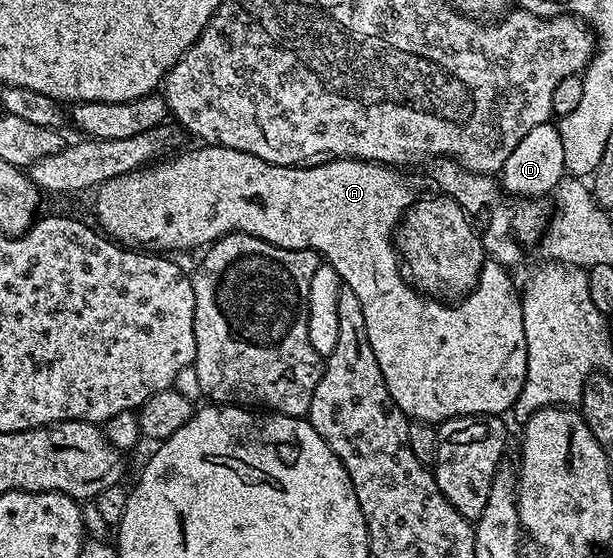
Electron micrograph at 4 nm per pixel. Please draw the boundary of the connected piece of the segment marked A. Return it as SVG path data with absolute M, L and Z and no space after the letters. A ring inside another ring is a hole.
M222 144L210 146L199 146L192 152L180 151L176 160L168 164L156 163L154 166L143 166L138 170L129 173L128 176L118 176L112 180L106 180L94 189L95 216L99 219L98 227L110 239L123 246L138 246L143 250L167 250L163 248L199 248L210 246L216 240L229 232L244 232L250 236L261 238L273 246L281 246L289 250L305 250L312 248L318 252L326 263L337 270L337 274L343 279L344 285L361 302L361 310L365 313L365 330L369 338L369 346L373 346L373 354L377 354L377 366L381 366L381 374L385 378L385 386L397 402L397 406L405 415L408 421L424 420L426 424L436 426L444 420L452 420L458 416L499 416L503 412L510 413L517 402L517 394L521 394L521 386L525 386L525 370L527 369L527 351L525 350L525 322L523 321L523 301L520 289L515 288L511 281L512 273L504 268L502 264L487 262L480 272L479 282L467 295L458 302L440 302L422 291L416 290L405 279L404 269L401 267L401 259L393 243L393 230L400 224L400 220L406 215L407 209L417 200L417 194L411 189L411 184L402 176L400 169L386 164L377 164L373 160L356 160L348 158L345 160L324 160L322 164L312 168L286 168L265 162L248 152L225 148Z

